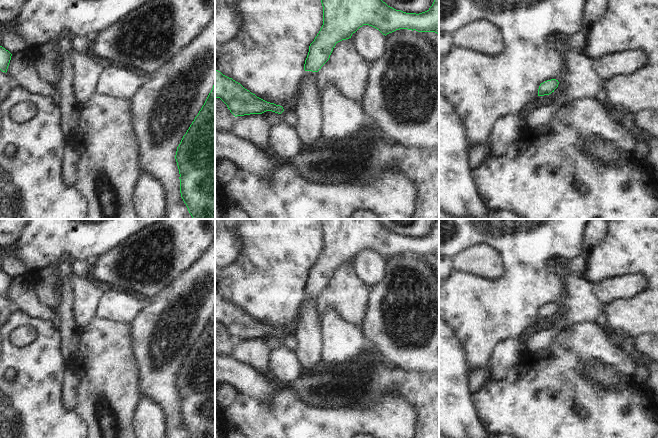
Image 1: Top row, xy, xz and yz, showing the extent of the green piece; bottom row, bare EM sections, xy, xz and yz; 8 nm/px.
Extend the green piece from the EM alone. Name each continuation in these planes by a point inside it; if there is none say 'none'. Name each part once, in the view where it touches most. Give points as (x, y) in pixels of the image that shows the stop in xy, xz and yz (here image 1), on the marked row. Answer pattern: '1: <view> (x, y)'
none

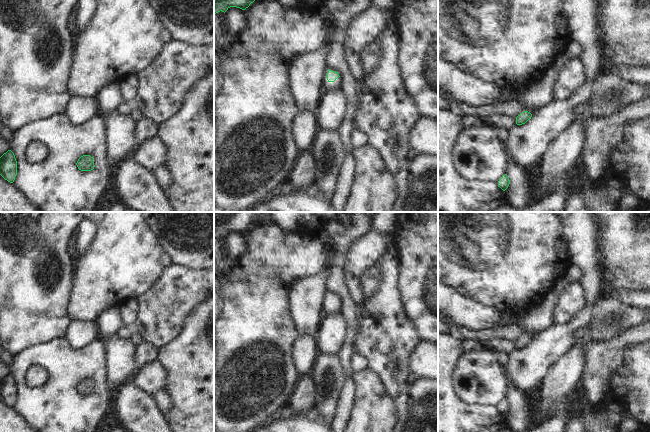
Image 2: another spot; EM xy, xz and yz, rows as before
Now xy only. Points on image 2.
none

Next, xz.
1: xz (331, 86)

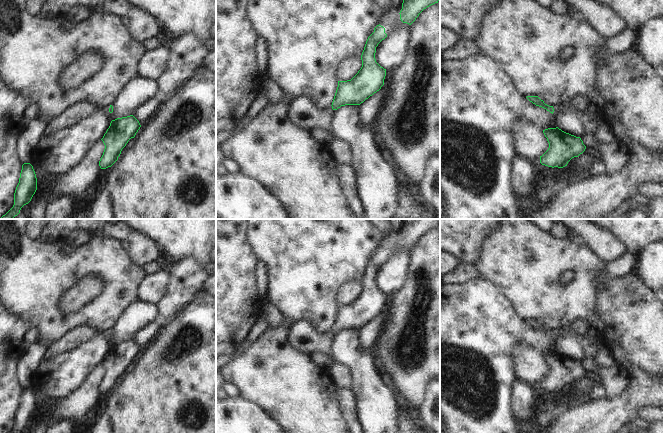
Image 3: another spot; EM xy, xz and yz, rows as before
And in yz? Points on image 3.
1: yz (557, 108)

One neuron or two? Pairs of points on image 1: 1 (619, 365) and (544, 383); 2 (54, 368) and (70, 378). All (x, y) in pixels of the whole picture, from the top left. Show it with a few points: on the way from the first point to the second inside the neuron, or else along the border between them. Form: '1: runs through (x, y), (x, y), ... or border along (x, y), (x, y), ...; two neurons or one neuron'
1: runs through (600, 355), (575, 355), (563, 367); one neuron
2: border along (68, 365), (63, 374), (60, 396); two neurons

